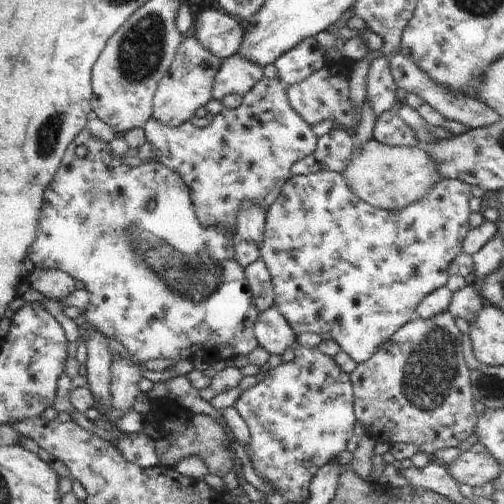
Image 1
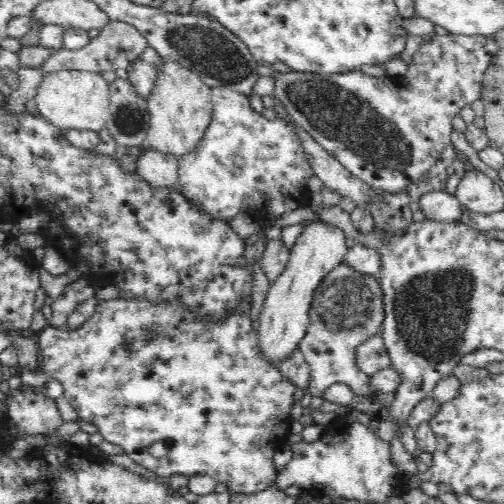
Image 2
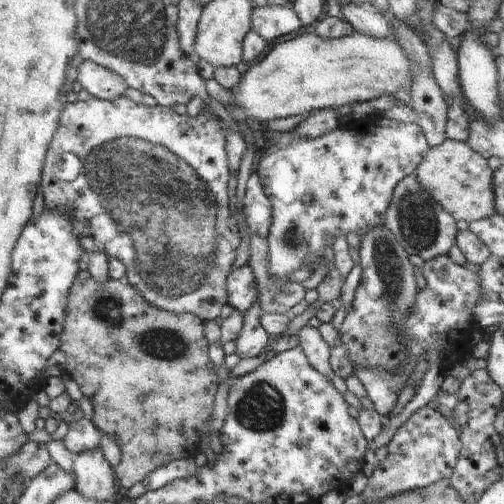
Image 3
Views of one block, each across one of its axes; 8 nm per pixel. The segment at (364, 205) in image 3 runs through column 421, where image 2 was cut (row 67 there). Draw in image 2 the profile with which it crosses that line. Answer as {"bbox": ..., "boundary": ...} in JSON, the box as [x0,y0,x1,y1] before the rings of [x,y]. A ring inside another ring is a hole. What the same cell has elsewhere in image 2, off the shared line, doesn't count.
{"bbox":[128,48,162,98],"boundary":[[[146,48],[144,56],[140,60],[134,62],[134,66],[128,70],[128,82],[134,84],[136,92],[142,98],[148,98],[150,92],[154,90],[154,82],[156,82],[156,74],[160,72],[160,64],[162,64],[162,56],[154,50],[154,48]]]}

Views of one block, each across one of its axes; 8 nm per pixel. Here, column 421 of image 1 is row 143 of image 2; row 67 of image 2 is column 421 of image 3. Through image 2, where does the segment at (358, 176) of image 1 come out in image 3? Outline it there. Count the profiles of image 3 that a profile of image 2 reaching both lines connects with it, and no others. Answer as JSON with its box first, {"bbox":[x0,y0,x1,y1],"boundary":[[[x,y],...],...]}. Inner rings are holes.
{"bbox":[417,140,495,222],"boundary":[[[445,140],[435,148],[429,148],[417,166],[417,180],[431,194],[431,198],[441,204],[455,220],[477,222],[495,214],[493,202],[493,170],[485,164],[485,158],[473,152],[467,142]]]}

